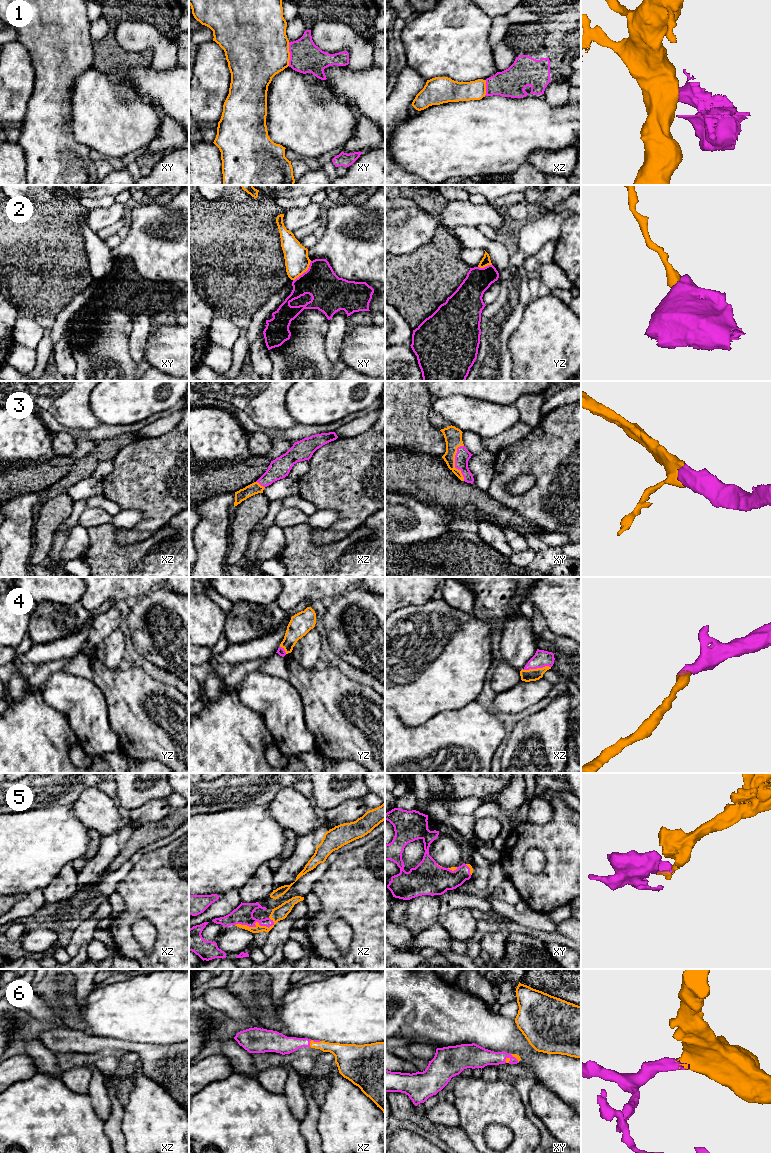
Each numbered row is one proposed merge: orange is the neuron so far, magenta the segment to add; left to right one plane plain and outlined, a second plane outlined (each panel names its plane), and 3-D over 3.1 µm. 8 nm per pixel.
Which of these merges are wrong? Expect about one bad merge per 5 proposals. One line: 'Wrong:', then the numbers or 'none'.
Wrong: 1, 2

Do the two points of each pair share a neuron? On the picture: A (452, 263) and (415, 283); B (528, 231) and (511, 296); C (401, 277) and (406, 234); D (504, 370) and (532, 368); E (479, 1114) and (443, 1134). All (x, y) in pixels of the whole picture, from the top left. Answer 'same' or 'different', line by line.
A: same
B: same
C: different
D: different
E: different

